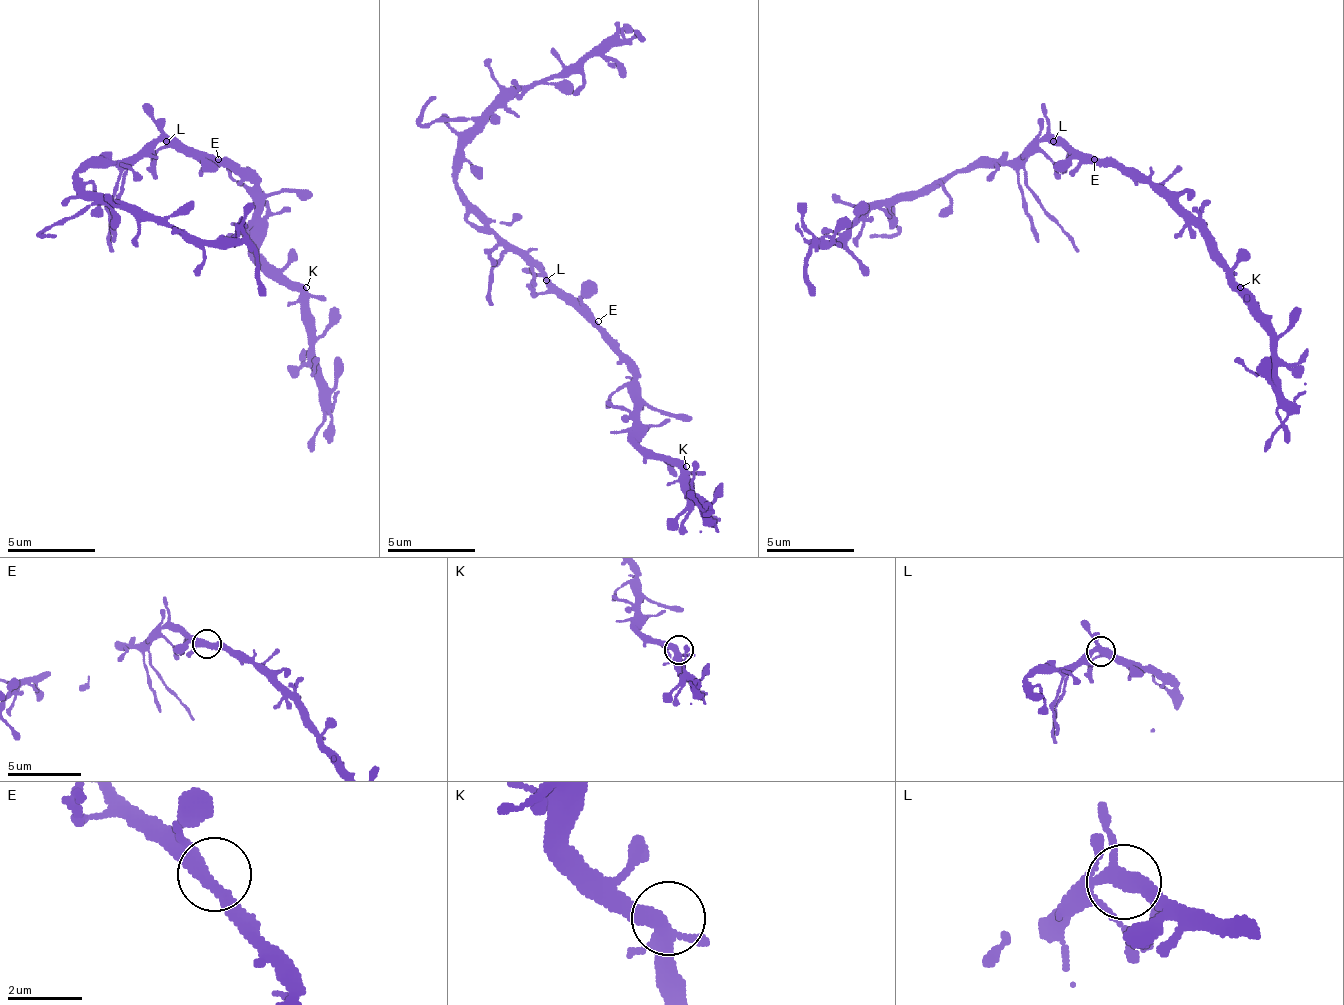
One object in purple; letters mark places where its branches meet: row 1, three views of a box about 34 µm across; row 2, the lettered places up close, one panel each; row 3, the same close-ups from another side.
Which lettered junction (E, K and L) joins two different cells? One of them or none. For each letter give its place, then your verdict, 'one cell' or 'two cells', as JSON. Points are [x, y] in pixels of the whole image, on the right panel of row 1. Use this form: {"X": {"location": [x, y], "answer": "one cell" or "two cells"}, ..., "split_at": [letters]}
{"E": {"location": [1094, 159], "answer": "one cell"}, "K": {"location": [1240, 287], "answer": "one cell"}, "L": {"location": [1053, 141], "answer": "one cell"}, "split_at": []}

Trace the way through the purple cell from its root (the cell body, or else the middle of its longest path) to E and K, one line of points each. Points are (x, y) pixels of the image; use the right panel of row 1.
E: (1059, 146), (1081, 151), (1094, 159)
K: (1059, 146), (1112, 159), (1156, 186), (1204, 234), (1204, 243), (1226, 265), (1240, 287)

